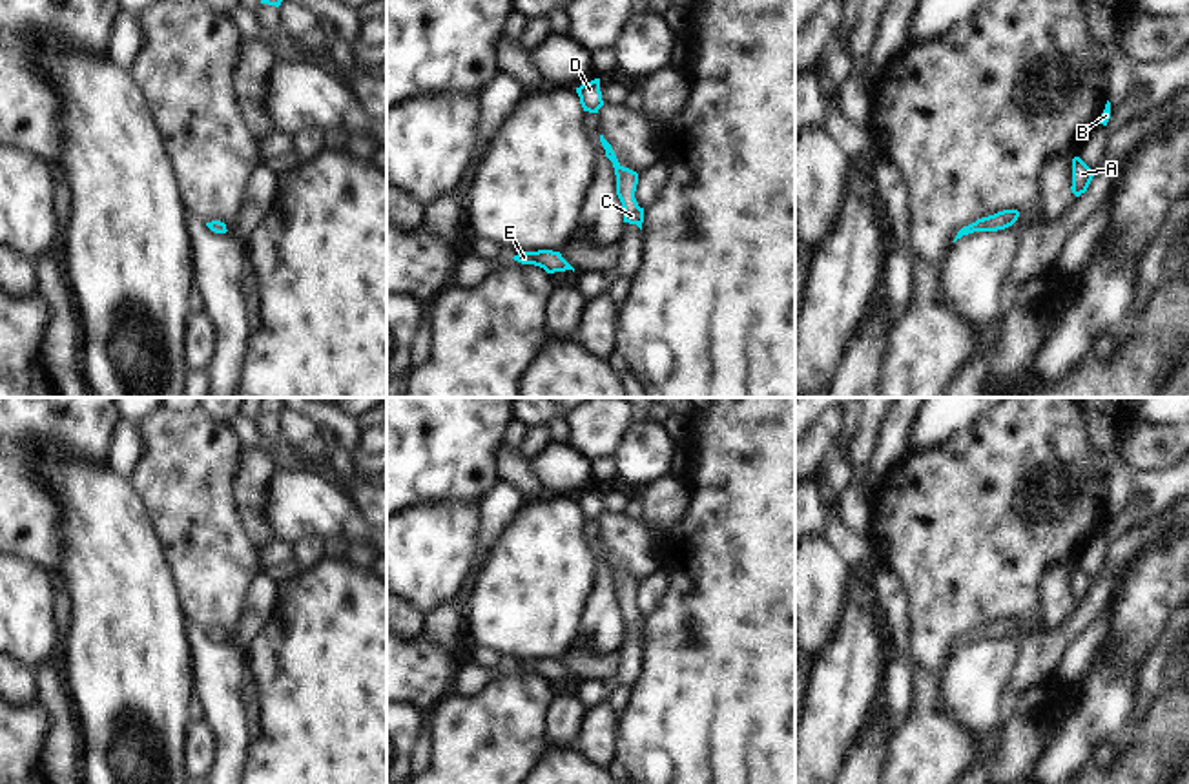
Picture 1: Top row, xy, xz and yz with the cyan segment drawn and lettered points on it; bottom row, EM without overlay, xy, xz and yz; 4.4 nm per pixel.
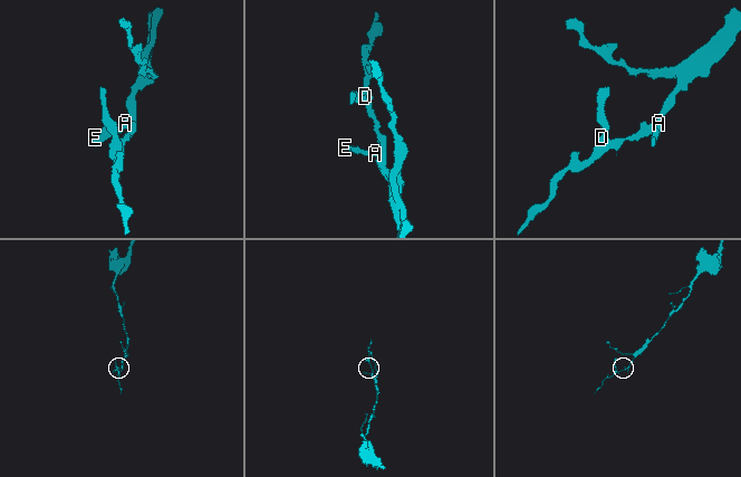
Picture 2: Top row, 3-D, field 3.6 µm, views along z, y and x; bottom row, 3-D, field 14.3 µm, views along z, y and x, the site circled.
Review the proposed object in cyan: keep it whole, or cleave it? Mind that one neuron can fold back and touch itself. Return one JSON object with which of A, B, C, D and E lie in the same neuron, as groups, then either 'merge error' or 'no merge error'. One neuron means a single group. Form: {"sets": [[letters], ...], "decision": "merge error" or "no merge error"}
{"sets": [["A", "B", "C", "D", "E"]], "decision": "no merge error"}

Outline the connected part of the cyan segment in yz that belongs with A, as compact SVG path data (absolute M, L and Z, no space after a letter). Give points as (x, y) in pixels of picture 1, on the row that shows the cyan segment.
M1074 157L1072 159L1072 186L1070 186L1070 190L1076 197L1080 197L1081 193L1087 191L1092 177L1094 177L1094 173L1091 171L1091 168L1080 157Z

